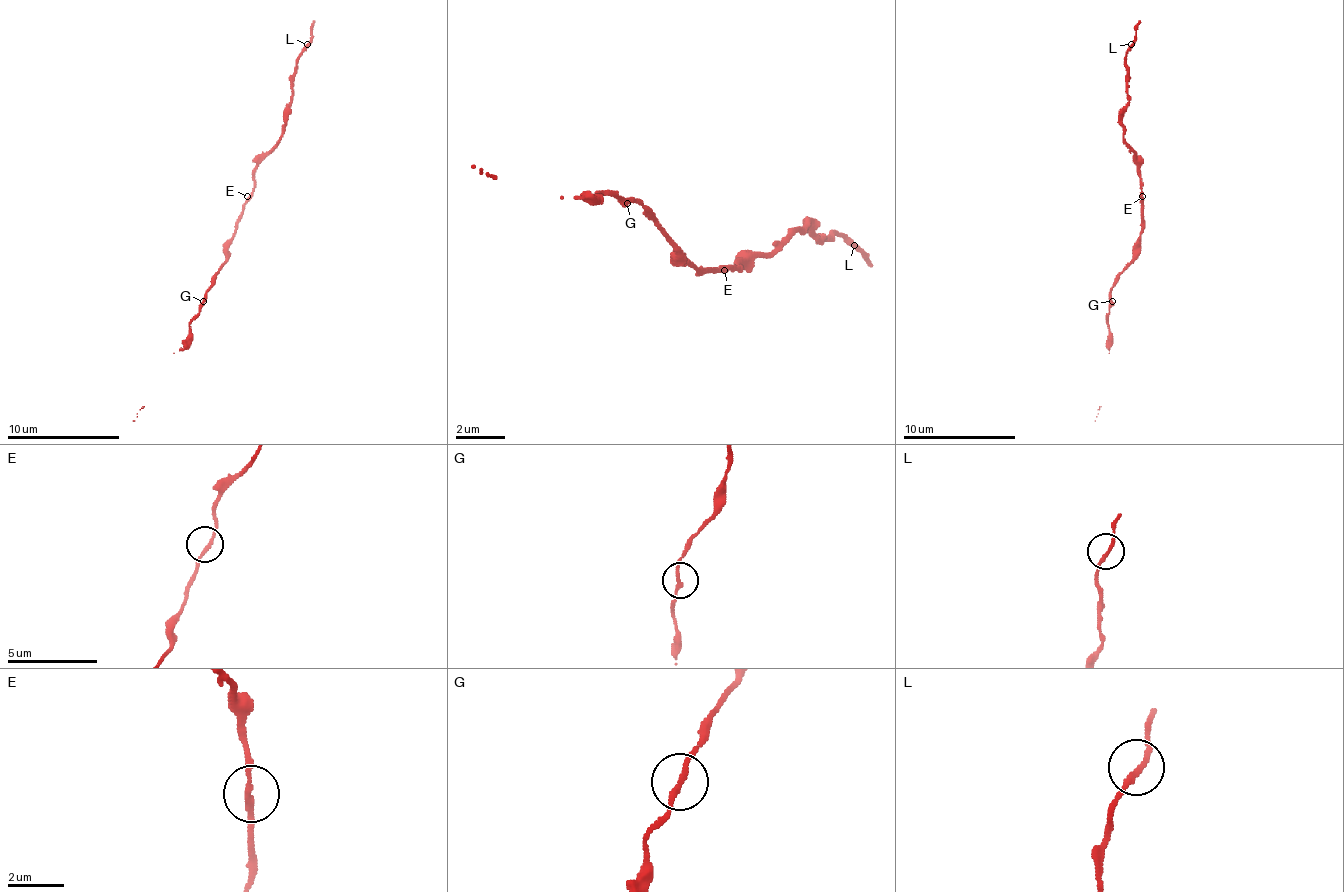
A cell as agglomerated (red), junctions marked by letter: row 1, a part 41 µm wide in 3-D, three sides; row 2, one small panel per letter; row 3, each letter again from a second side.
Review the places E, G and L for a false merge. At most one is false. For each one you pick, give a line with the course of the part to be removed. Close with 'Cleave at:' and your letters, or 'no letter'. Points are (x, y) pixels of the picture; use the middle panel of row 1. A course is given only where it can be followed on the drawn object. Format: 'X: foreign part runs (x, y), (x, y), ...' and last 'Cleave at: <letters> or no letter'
Cleave at: no letter

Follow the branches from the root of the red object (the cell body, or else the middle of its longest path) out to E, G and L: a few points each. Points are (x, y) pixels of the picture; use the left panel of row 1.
E: (236, 230), (236, 218), (242, 213), (242, 204), (247, 196)
G: (236, 230), (228, 247), (228, 261), (202, 300)
L: (236, 230), (242, 204), (253, 190), (253, 168), (281, 134), (284, 109), (293, 94), (295, 58), (307, 44)

